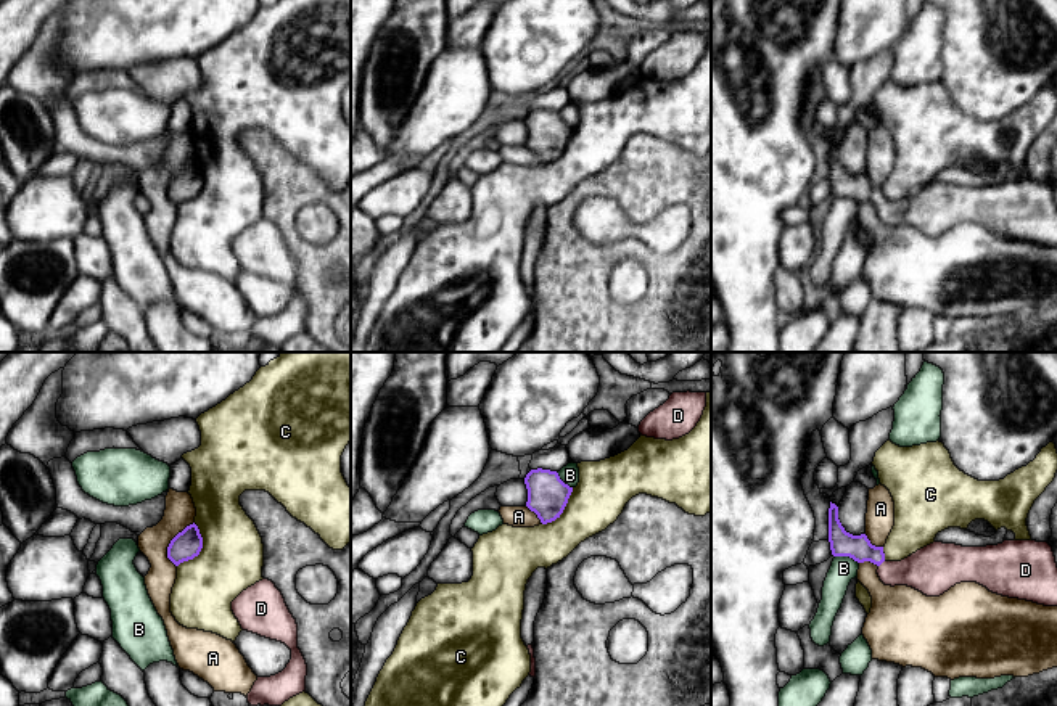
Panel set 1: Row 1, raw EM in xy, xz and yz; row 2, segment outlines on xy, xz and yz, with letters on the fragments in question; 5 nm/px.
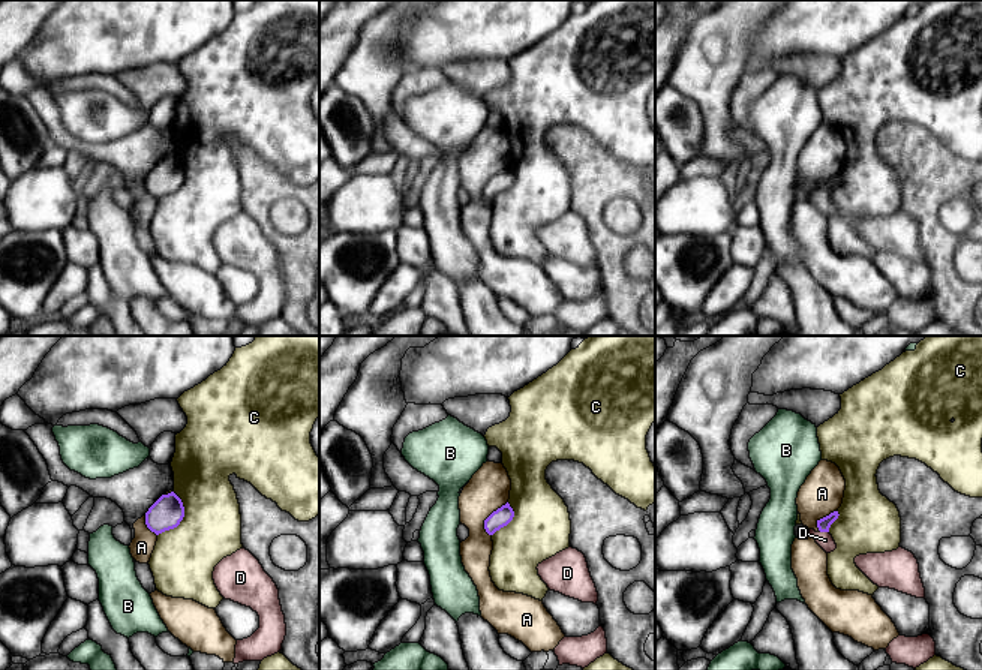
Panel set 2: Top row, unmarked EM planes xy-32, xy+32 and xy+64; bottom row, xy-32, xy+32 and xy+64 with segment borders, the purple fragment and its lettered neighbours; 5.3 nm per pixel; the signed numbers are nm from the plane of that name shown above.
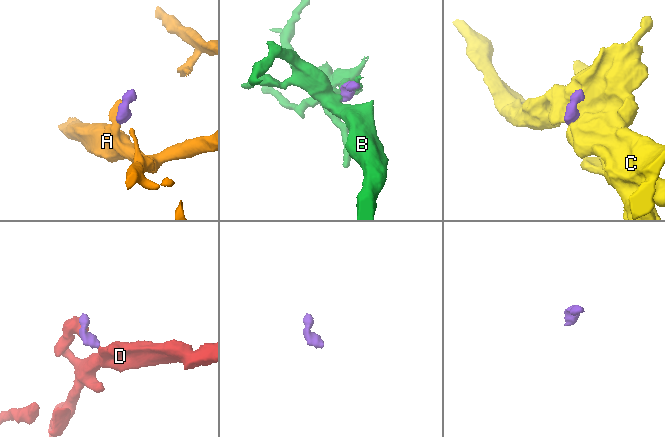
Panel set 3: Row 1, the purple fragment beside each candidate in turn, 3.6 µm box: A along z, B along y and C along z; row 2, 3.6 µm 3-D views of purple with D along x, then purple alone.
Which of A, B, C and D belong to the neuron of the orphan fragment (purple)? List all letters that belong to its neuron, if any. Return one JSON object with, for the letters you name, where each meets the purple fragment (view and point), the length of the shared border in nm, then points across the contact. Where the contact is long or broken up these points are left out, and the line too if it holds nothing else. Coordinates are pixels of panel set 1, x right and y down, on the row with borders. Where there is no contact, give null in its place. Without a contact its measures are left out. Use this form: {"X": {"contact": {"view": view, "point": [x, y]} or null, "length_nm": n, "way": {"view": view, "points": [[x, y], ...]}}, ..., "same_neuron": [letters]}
{"D": {"contact": {"view": "yz", "point": [882, 562]}, "length_nm": 50, "way": {"view": "yz", "points": [[842, 544], [871, 552], [882, 562], [890, 570], [930, 570]]}}, "same_neuron": ["D"]}

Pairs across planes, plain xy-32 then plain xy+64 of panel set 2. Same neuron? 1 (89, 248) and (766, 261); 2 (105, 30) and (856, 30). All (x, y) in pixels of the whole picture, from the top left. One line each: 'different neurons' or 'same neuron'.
1: different neurons
2: same neuron

